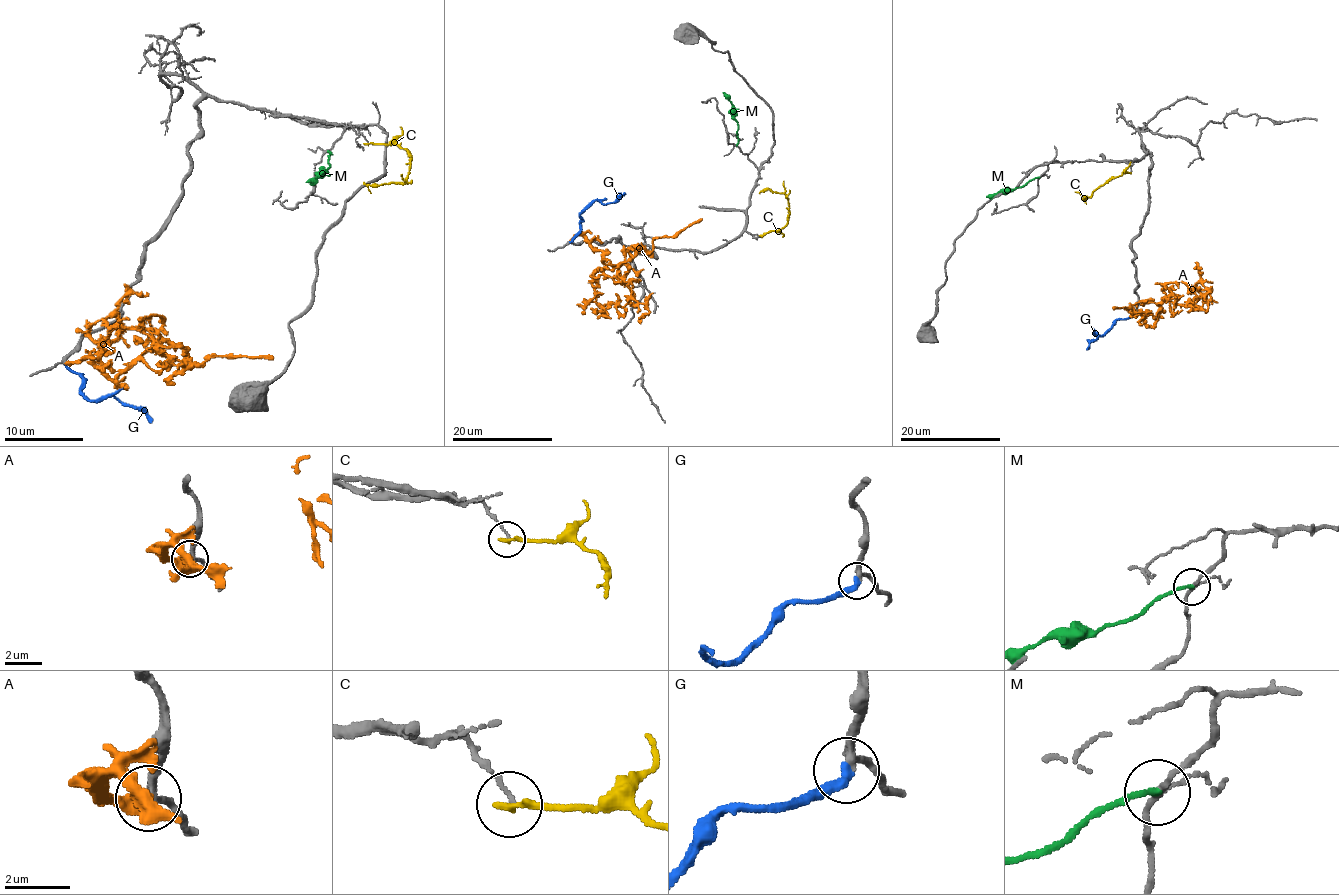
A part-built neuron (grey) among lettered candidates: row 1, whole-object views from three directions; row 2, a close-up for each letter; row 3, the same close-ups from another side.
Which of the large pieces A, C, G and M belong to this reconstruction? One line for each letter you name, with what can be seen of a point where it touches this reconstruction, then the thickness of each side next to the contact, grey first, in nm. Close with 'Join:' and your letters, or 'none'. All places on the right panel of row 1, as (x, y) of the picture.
G: (1136, 313) | 260/320 nm
Join: G

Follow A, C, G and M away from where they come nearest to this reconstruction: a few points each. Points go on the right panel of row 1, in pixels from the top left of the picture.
A: (1135, 311), (1129, 309), (1152, 325), (1169, 289), (1178, 305), (1191, 304), (1199, 282), (1207, 294), (1202, 303)
C: (1130, 172), (1108, 179), (1086, 197)
G: (1135, 313), (1118, 319), (1105, 333), (1096, 335), (1094, 333), (1098, 335), (1086, 349)
M: (1039, 177), (1020, 187), (1000, 190), (986, 197)

